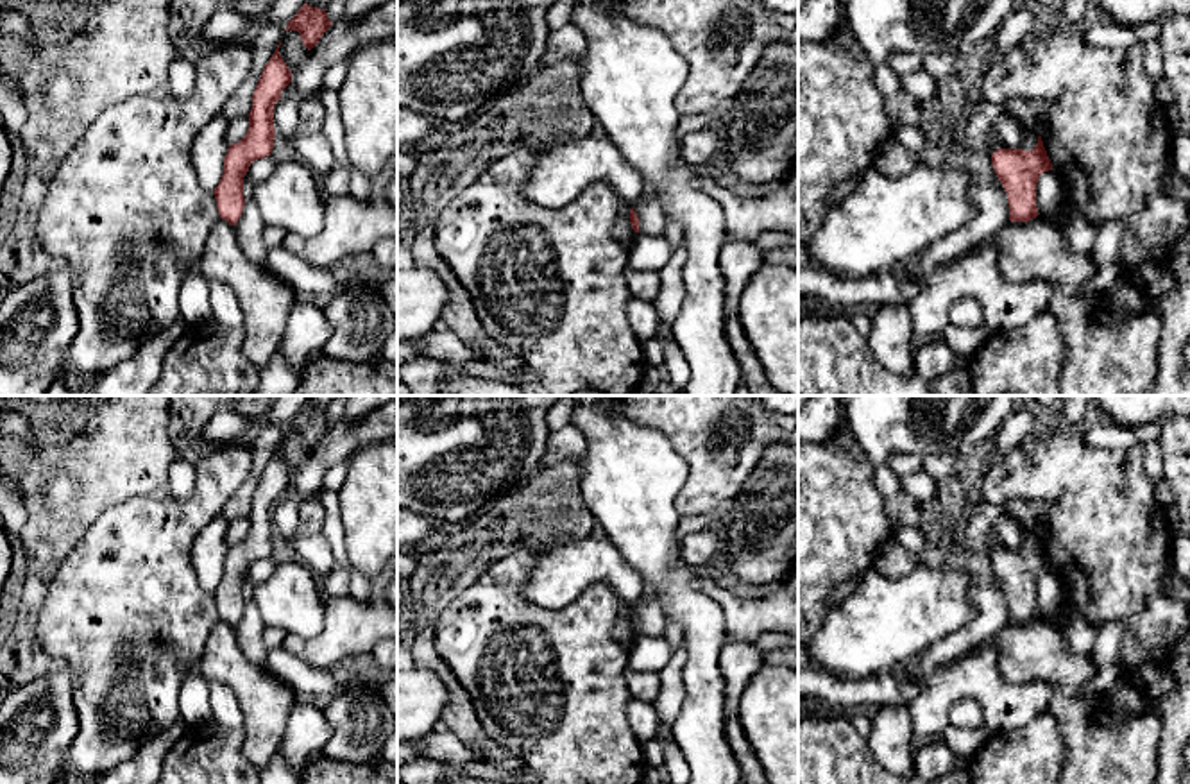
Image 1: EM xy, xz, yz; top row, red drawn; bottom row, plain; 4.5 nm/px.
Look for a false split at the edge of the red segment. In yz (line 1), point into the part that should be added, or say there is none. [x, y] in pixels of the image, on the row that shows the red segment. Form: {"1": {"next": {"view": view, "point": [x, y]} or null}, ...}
{"1": {"next": null}}

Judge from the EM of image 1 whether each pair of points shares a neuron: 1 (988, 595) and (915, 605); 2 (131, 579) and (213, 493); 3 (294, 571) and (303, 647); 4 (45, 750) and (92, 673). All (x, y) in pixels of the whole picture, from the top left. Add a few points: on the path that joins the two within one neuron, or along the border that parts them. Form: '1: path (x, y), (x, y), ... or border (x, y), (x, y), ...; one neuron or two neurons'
1: border (965, 566), (976, 614), (945, 634); two neurons
2: path (149, 557), (192, 514); one neuron
3: border (324, 602), (324, 627), (317, 634), (288, 636); two neurons
4: border (63, 663), (77, 718), (70, 745); two neurons

